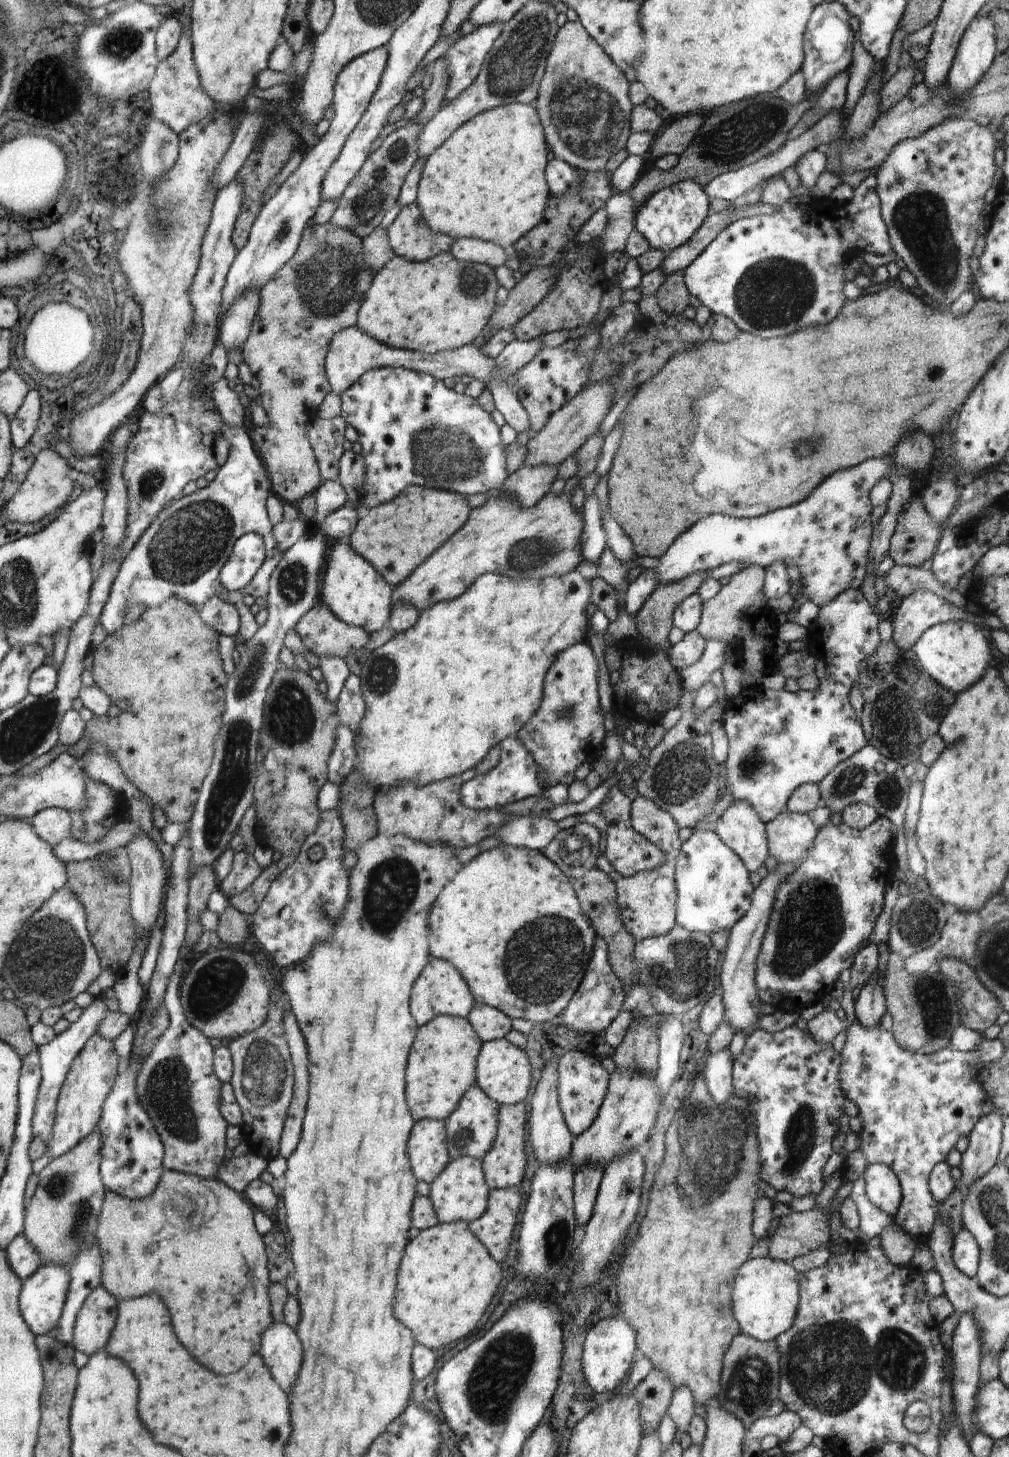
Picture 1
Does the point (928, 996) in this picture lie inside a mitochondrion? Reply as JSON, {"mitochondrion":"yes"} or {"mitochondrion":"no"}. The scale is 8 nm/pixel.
{"mitochondrion":"yes"}

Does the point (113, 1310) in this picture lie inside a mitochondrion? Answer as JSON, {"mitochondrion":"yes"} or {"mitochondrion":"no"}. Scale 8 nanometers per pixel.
{"mitochondrion":"no"}

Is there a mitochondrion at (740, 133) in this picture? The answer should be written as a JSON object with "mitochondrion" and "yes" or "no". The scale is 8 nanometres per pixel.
{"mitochondrion":"yes"}

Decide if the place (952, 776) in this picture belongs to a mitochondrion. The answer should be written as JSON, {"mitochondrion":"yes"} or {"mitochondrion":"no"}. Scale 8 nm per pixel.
{"mitochondrion":"no"}

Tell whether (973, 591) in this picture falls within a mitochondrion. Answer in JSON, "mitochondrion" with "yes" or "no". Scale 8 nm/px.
{"mitochondrion":"no"}

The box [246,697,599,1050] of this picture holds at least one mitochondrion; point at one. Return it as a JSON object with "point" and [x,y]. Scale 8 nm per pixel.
{"point":[543,958]}

